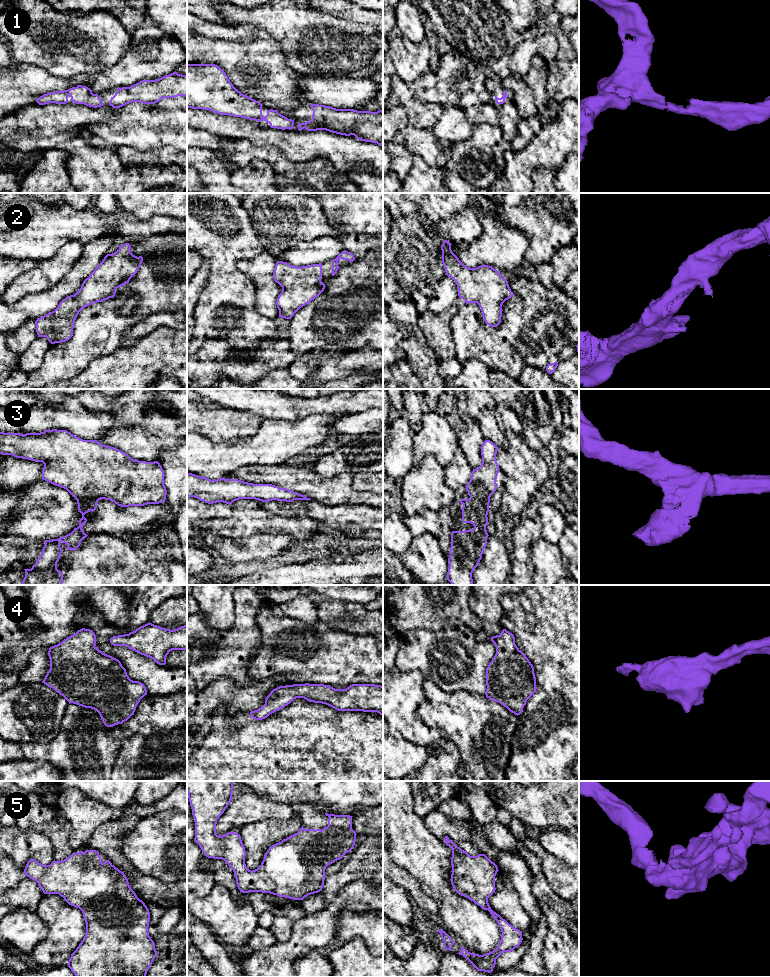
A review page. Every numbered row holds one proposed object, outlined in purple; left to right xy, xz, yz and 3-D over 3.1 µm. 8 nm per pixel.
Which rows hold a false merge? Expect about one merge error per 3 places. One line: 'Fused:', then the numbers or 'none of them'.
Fused: none of them

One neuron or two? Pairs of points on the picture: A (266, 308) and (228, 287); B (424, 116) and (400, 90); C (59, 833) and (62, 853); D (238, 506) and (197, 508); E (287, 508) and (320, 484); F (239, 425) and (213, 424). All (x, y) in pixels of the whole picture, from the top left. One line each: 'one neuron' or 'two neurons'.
A: two neurons
B: one neuron
C: one neuron
D: two neurons
E: two neurons
F: one neuron

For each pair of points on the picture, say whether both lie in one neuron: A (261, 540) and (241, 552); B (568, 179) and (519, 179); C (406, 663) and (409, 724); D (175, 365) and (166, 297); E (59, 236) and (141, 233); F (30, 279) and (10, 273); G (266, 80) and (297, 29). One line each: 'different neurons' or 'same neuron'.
A: same neuron
B: different neurons
C: different neurons
D: different neurons
E: same neuron
F: different neurons
G: different neurons

